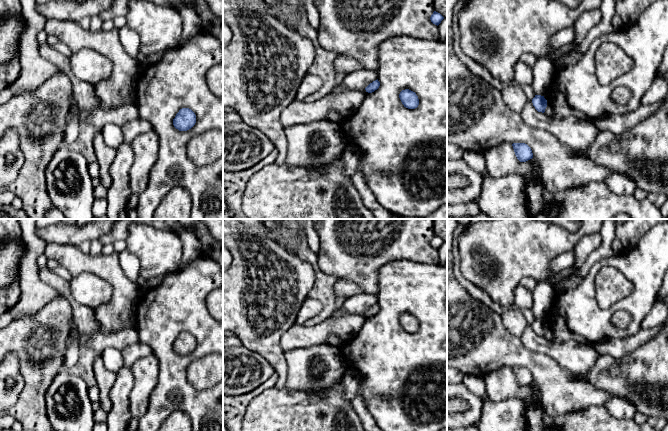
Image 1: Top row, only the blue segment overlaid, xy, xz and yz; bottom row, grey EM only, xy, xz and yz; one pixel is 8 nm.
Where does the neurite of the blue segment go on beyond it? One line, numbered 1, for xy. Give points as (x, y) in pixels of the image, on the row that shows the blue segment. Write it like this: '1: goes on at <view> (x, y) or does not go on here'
1: does not go on here

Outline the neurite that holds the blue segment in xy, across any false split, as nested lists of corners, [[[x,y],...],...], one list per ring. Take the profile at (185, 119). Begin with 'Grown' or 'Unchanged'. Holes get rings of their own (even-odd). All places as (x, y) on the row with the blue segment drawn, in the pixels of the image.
Unchanged. [[[182,108],[173,119],[173,125],[179,131],[187,131],[196,123],[196,115],[189,108]]]

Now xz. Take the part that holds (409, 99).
Unchanged. [[[405,89],[402,90],[399,94],[399,98],[404,105],[404,107],[408,109],[415,109],[419,105],[419,99],[415,92]]]

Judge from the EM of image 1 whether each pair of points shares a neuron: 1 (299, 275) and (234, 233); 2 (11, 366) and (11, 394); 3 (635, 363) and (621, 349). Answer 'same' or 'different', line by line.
1: same
2: same
3: different

